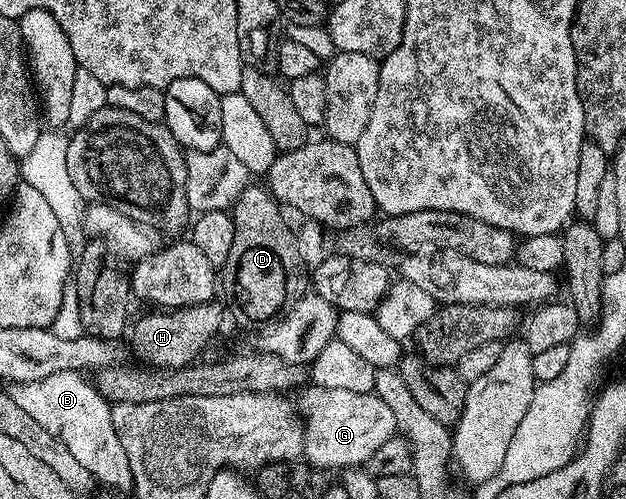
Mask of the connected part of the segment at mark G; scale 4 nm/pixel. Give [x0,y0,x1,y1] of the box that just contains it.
[297,387,396,471]

